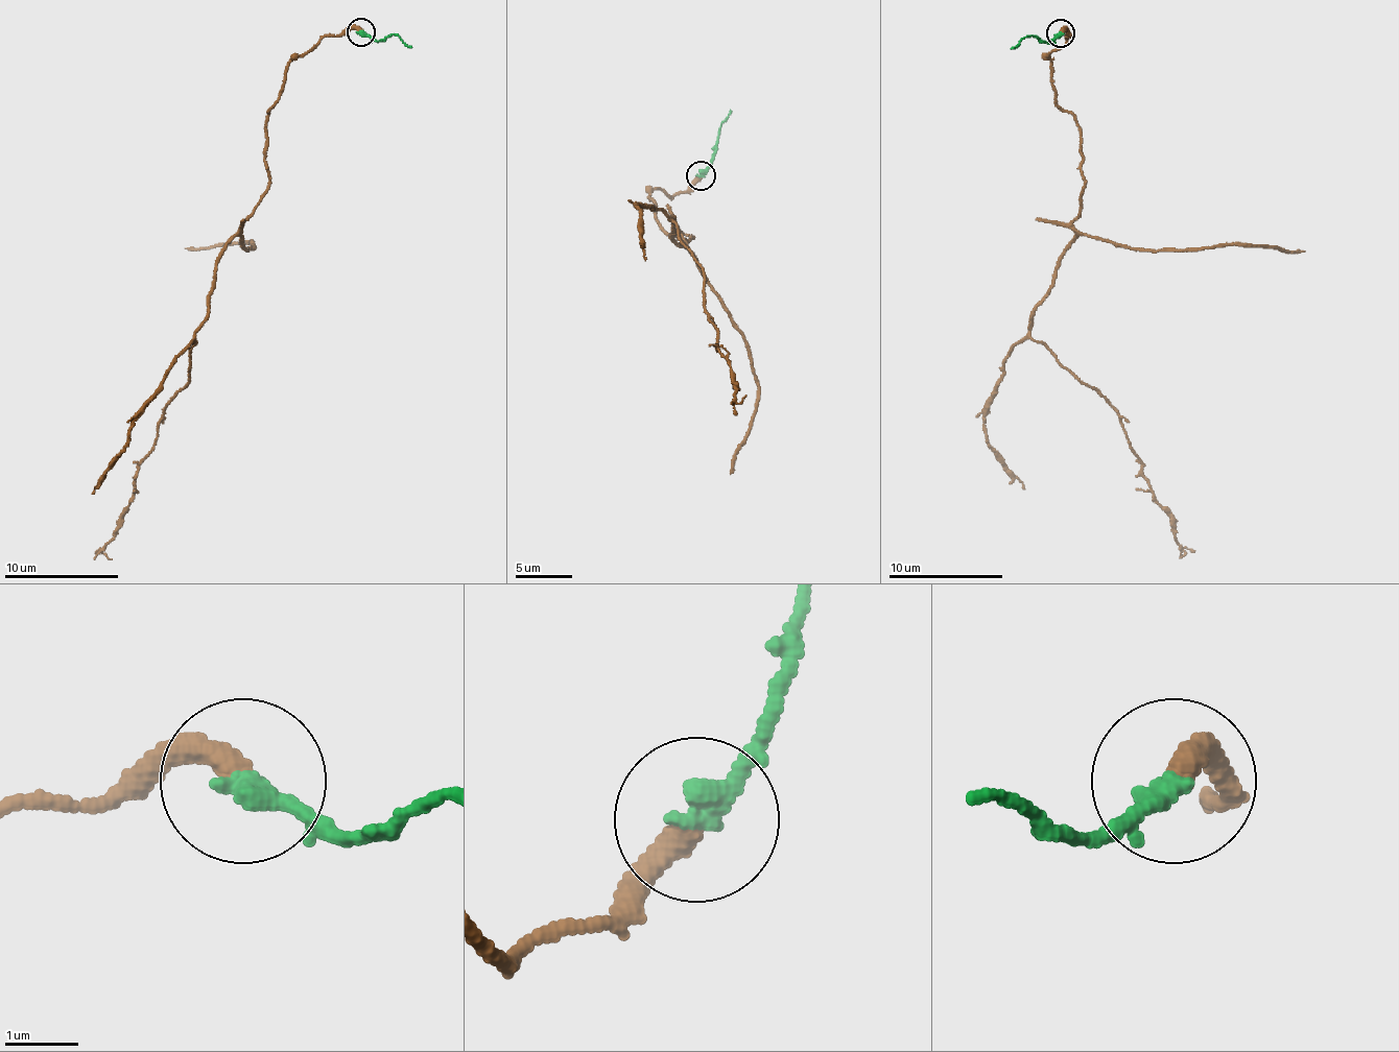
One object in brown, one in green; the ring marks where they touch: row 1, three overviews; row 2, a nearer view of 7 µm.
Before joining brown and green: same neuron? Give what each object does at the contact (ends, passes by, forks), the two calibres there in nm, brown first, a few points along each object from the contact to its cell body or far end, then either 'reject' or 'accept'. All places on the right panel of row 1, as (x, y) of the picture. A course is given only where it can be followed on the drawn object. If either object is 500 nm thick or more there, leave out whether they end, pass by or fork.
brown ends there; green ends there; 360 nm thick on the brown side, 340 nm on the other; brown runs (1061, 33), (1048, 52), (1054, 98), (1080, 129), (1084, 186), (1029, 336), (1118, 415), (1171, 534), (1195, 551); green runs (1061, 33), (1046, 43), (1026, 34), (1012, 49); accept

